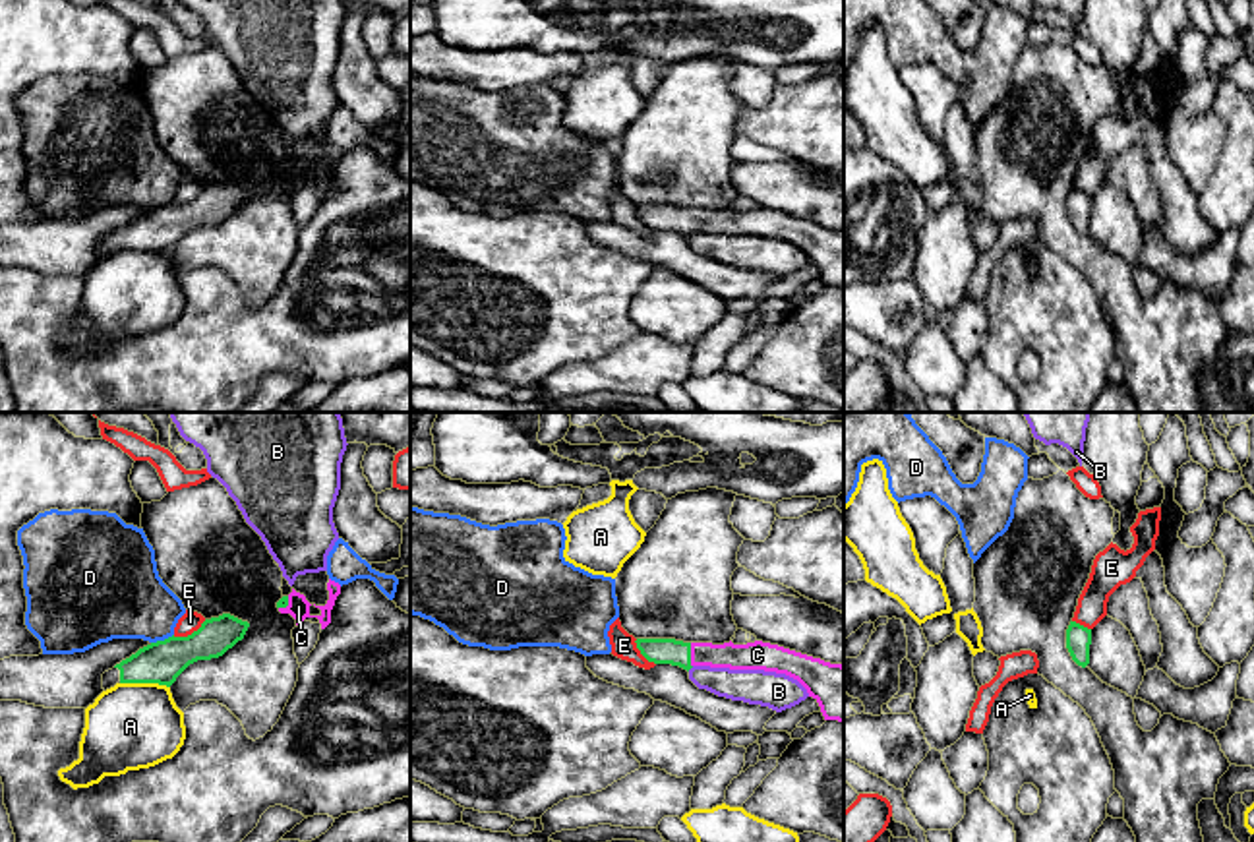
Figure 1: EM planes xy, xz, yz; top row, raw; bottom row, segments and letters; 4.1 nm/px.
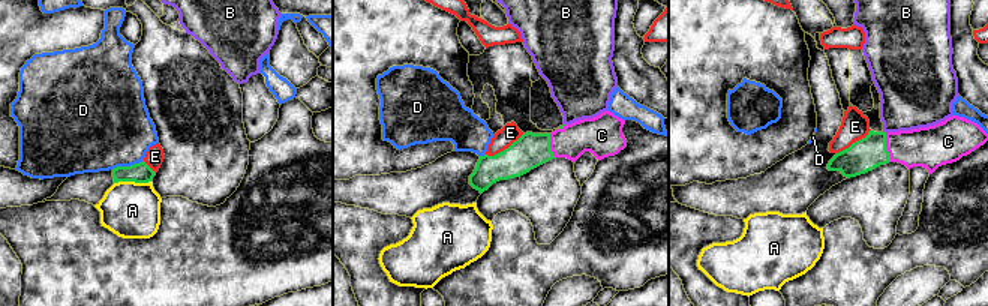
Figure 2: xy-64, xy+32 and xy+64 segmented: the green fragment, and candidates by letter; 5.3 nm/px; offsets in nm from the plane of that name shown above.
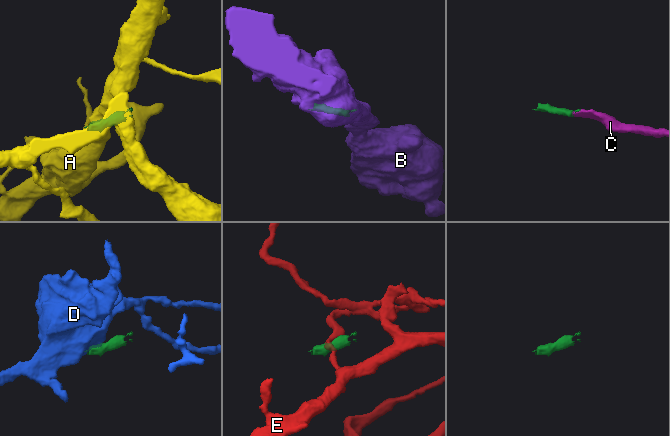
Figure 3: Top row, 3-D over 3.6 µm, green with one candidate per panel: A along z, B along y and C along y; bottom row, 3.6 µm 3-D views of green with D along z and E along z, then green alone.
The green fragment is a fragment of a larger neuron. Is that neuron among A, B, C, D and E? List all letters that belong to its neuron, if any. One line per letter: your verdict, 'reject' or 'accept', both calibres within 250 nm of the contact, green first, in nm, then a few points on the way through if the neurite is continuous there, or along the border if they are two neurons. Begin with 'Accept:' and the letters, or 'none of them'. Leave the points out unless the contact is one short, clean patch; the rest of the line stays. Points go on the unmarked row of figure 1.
Accept: C
A: reject | 180/360 nm | along xy (120, 248), (157, 248), (169, 254)
B: reject | 110/130 nm | along xz (693, 233), (687, 237)
C: accept | 110/110 nm | across xz (660, 217), (689, 221), (736, 223)
D: reject | 180/360 nm | along xy (173, 200), (151, 210)
E: reject | 180/90 nm | along xy (206, 186), (186, 202), (173, 202)

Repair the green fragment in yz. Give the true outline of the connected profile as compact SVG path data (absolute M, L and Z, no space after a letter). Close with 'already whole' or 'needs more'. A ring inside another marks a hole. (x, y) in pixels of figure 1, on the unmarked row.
M1070 188L1066 195L1066 215L1072 226L1086 234L1090 230L1090 211L1091 211L1091 195Z; already whole

